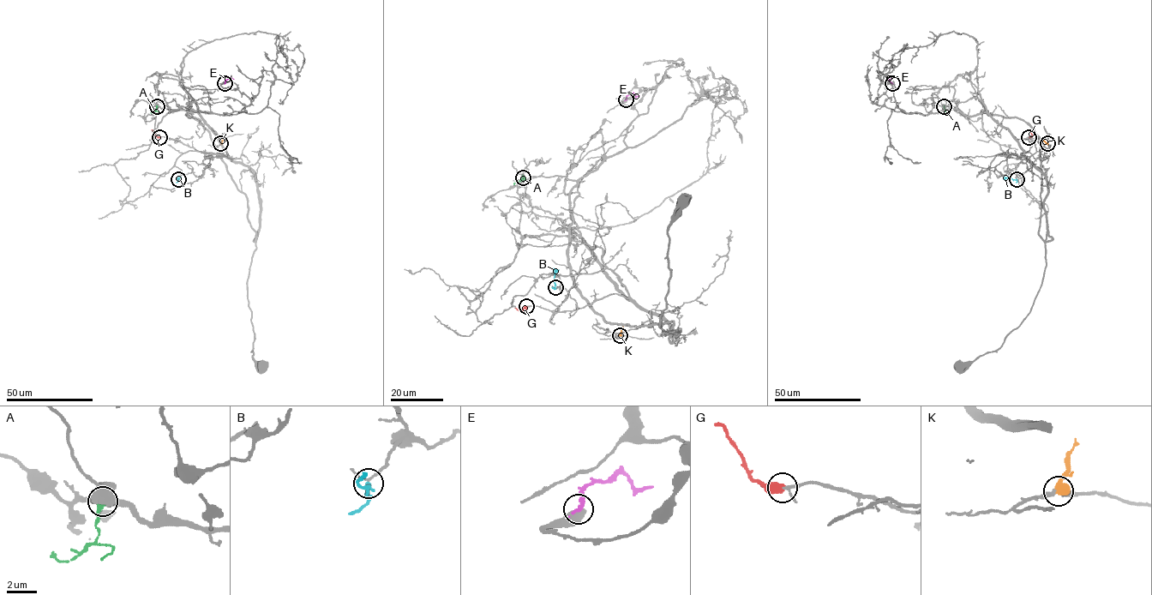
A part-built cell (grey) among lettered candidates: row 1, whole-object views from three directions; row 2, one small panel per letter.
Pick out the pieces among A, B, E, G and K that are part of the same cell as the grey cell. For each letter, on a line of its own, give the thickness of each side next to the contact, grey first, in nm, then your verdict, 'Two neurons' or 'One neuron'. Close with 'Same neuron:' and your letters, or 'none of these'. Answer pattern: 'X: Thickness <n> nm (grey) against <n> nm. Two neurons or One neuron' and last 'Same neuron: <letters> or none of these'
A: Thickness 750 nm (grey) against 440 nm. One neuron
B: Thickness 130 nm (grey) against 200 nm. One neuron
E: Thickness 480 nm (grey) against 300 nm. Two neurons
G: Thickness 150 nm (grey) against 600 nm. One neuron
K: Thickness 240 nm (grey) against 650 nm. Two neurons
Same neuron: A, B, G

